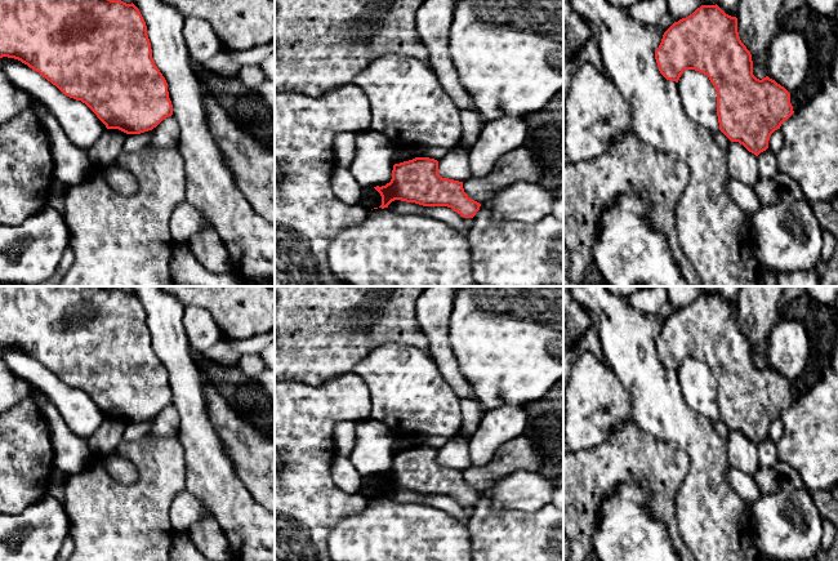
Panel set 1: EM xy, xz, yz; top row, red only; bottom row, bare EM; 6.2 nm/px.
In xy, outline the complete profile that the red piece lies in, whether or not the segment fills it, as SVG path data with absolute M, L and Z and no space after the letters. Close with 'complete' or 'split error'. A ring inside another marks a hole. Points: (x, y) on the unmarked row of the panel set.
M0 286L0 347L21 349L64 384L85 392L107 418L141 423L173 404L168 371L152 347L146 311L132 291L110 286Z; complete

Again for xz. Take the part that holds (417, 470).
M429 446L395 453L391 471L374 477L382 485L382 498L401 489L423 495L447 495L463 507L473 507L481 495L464 481L463 471L442 467L438 450Z; complete

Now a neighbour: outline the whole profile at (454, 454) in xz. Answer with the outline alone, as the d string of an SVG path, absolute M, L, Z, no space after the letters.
M464 436L449 440L438 449L438 463L459 471L472 466L469 459L469 440Z

